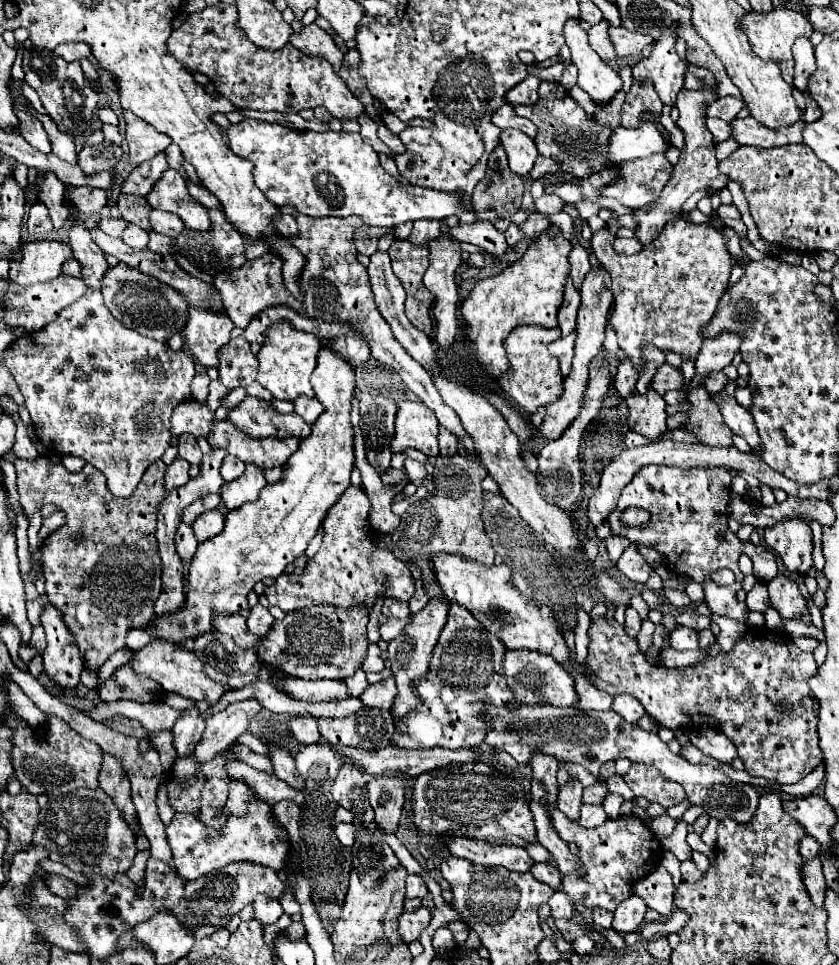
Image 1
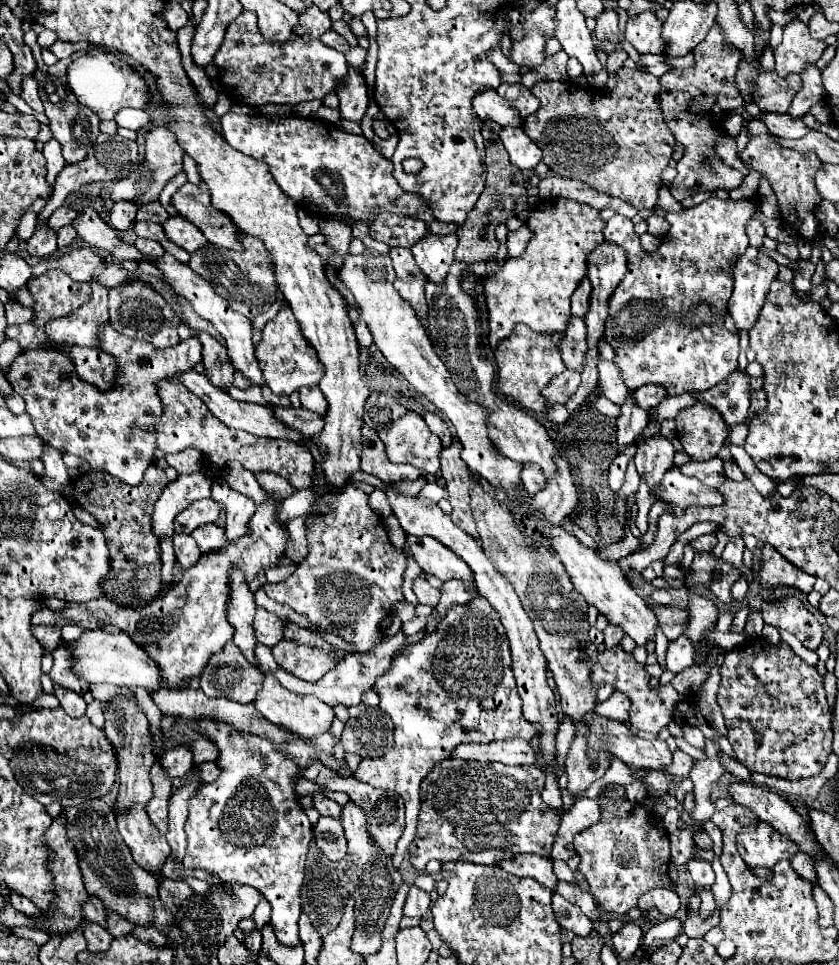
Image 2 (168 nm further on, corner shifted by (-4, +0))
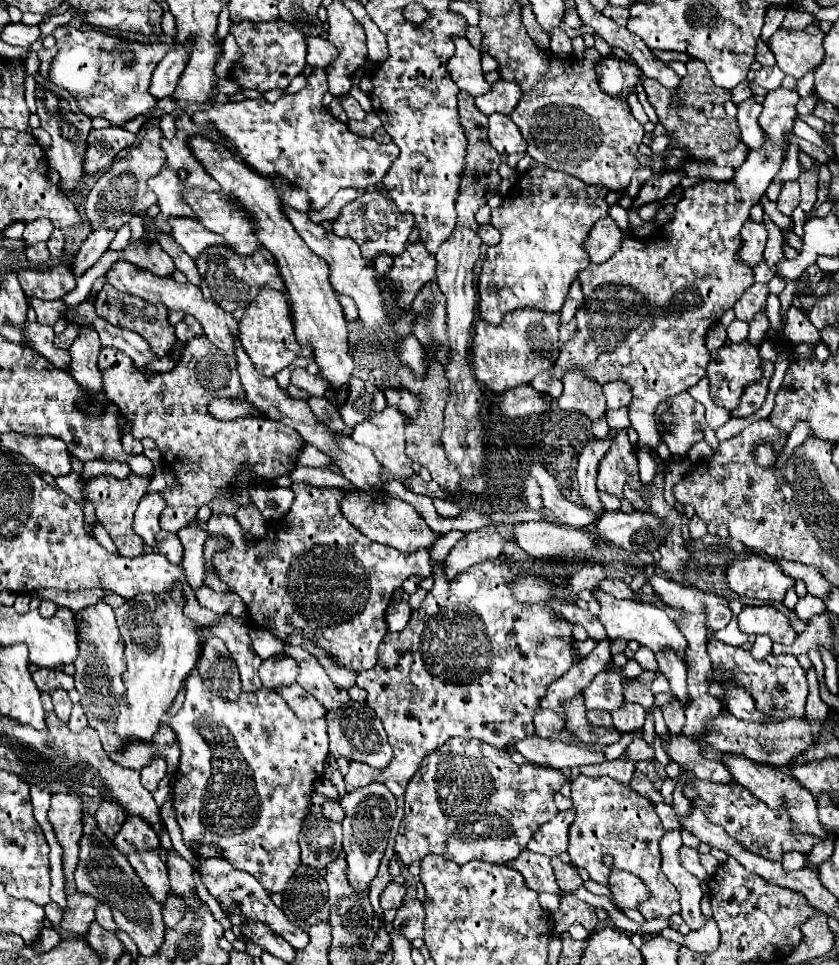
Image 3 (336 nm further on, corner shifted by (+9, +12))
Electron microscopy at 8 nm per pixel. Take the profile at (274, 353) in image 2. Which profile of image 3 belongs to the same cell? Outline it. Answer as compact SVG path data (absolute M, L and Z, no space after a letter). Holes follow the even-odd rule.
M262 290L246 308L242 320L240 320L240 340L250 356L254 368L262 376L274 376L282 368L286 368L294 358L310 358L312 348L298 344L294 336L294 320L292 320L292 310L288 304L286 294L278 290Z

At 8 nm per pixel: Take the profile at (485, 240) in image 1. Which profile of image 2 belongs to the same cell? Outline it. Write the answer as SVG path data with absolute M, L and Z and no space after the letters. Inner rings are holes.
M429 232L427 238L421 238L411 248L417 266L427 274L431 282L443 282L443 278L447 276L447 264L455 260L457 240L457 234L441 236Z

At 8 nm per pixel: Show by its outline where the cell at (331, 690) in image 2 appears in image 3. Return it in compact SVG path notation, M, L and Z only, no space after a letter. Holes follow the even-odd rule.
M402 600L390 602L390 606L388 606L388 610L386 610L388 630L390 630L390 632L400 632L400 630L406 626L406 622L408 622L410 612L412 612L412 608L410 608L408 602L402 602Z

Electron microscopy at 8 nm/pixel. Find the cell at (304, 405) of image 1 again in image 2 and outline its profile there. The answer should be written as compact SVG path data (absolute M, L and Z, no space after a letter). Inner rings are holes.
M317 386L299 390L299 396L301 396L303 408L307 408L311 412L317 412L319 416L323 416L327 412L327 400L323 398L323 394L321 394L321 390Z

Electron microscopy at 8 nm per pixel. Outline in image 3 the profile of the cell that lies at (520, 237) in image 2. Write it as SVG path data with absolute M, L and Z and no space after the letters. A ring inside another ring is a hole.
M484 224L484 226L480 226L478 236L480 236L480 238L482 238L482 242L484 242L484 244L488 244L488 246L492 246L492 244L498 244L498 242L500 242L500 232L498 232L492 224Z

